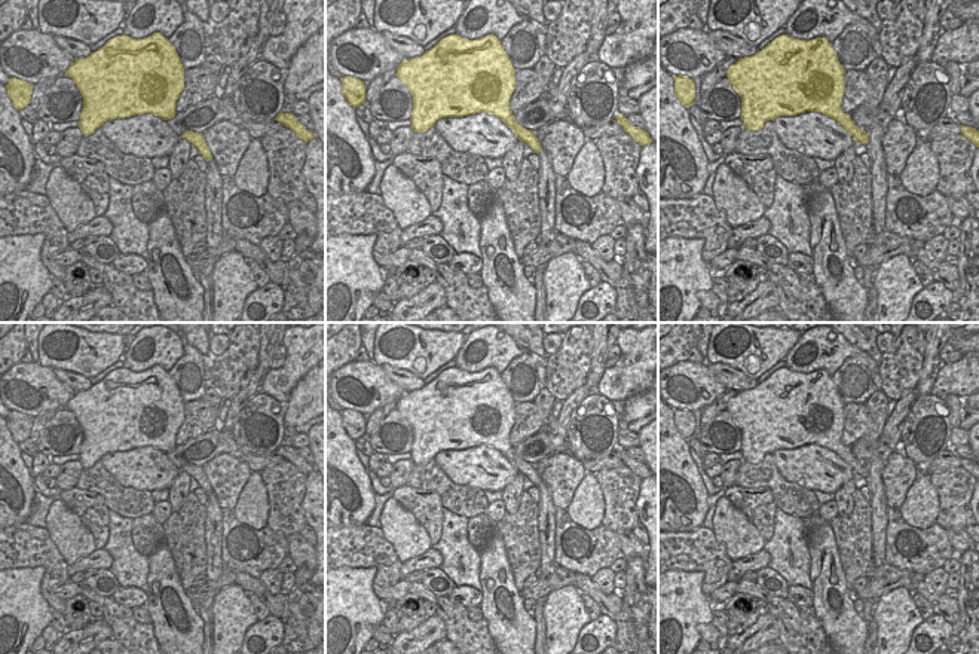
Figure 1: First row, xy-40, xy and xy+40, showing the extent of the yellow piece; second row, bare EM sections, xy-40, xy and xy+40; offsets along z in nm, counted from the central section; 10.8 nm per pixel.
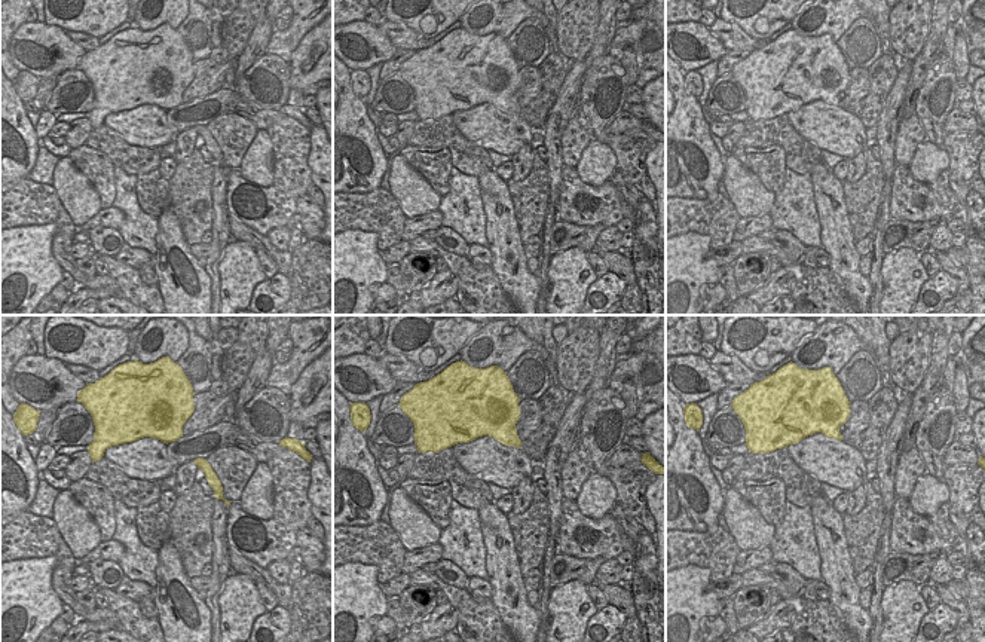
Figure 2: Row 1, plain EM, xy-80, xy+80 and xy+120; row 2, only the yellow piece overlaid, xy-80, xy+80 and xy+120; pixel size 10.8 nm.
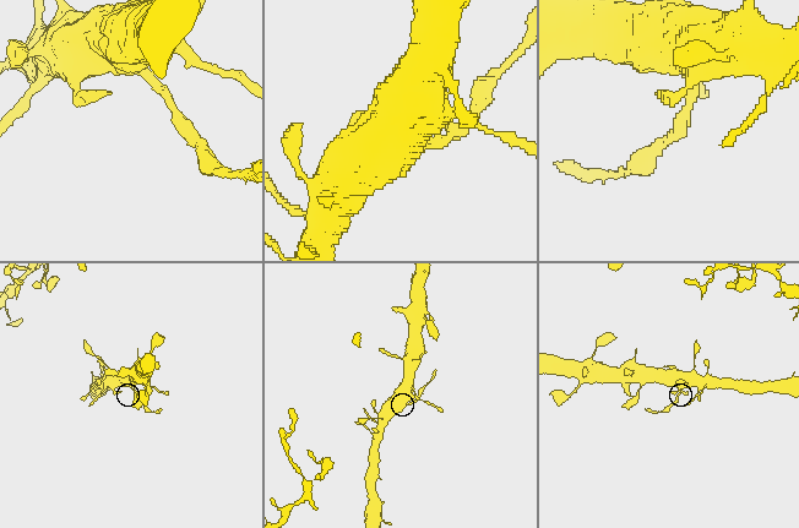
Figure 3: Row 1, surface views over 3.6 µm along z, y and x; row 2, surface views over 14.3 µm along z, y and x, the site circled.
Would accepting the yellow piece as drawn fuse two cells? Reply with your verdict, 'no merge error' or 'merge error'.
no merge error

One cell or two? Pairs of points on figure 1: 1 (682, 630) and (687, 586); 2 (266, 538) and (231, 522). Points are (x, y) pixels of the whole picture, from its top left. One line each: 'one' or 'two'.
1: one
2: one

